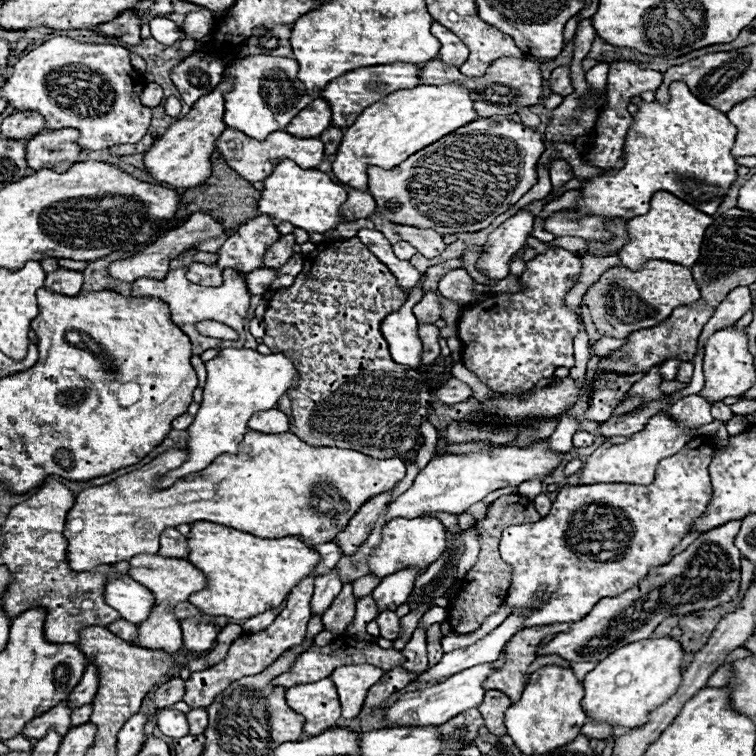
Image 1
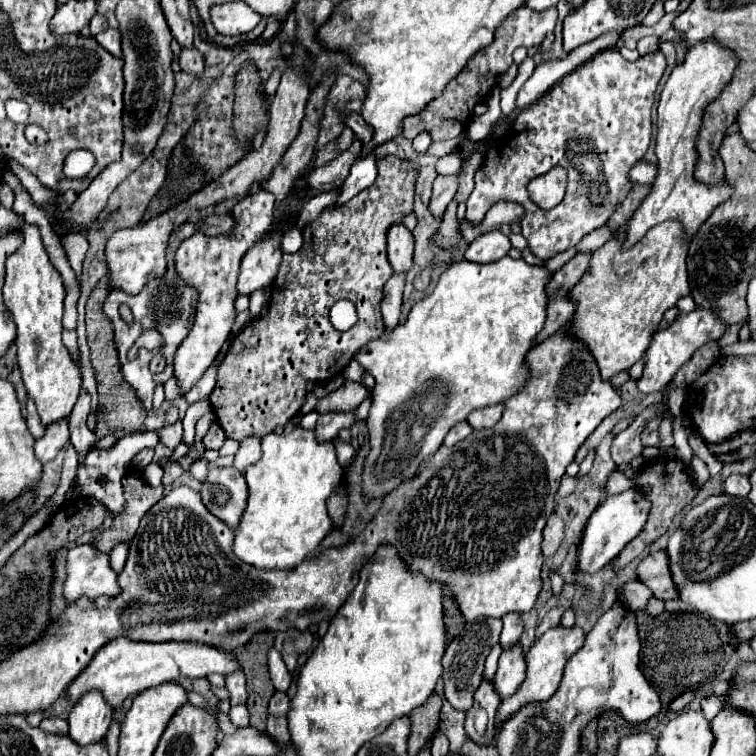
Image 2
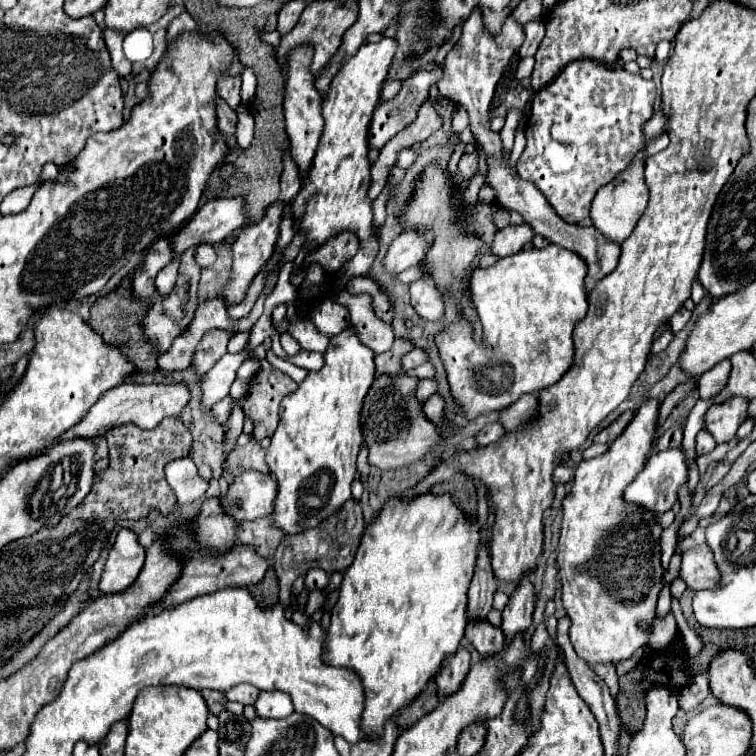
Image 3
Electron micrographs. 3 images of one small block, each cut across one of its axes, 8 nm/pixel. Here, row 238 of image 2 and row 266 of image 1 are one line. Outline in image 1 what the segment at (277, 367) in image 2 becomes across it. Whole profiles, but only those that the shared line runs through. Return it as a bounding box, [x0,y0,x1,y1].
[264,236,432,458]

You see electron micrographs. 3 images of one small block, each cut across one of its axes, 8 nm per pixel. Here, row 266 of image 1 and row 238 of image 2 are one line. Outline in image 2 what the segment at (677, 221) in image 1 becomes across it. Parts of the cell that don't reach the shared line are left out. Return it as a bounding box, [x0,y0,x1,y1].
[624,42,736,248]

